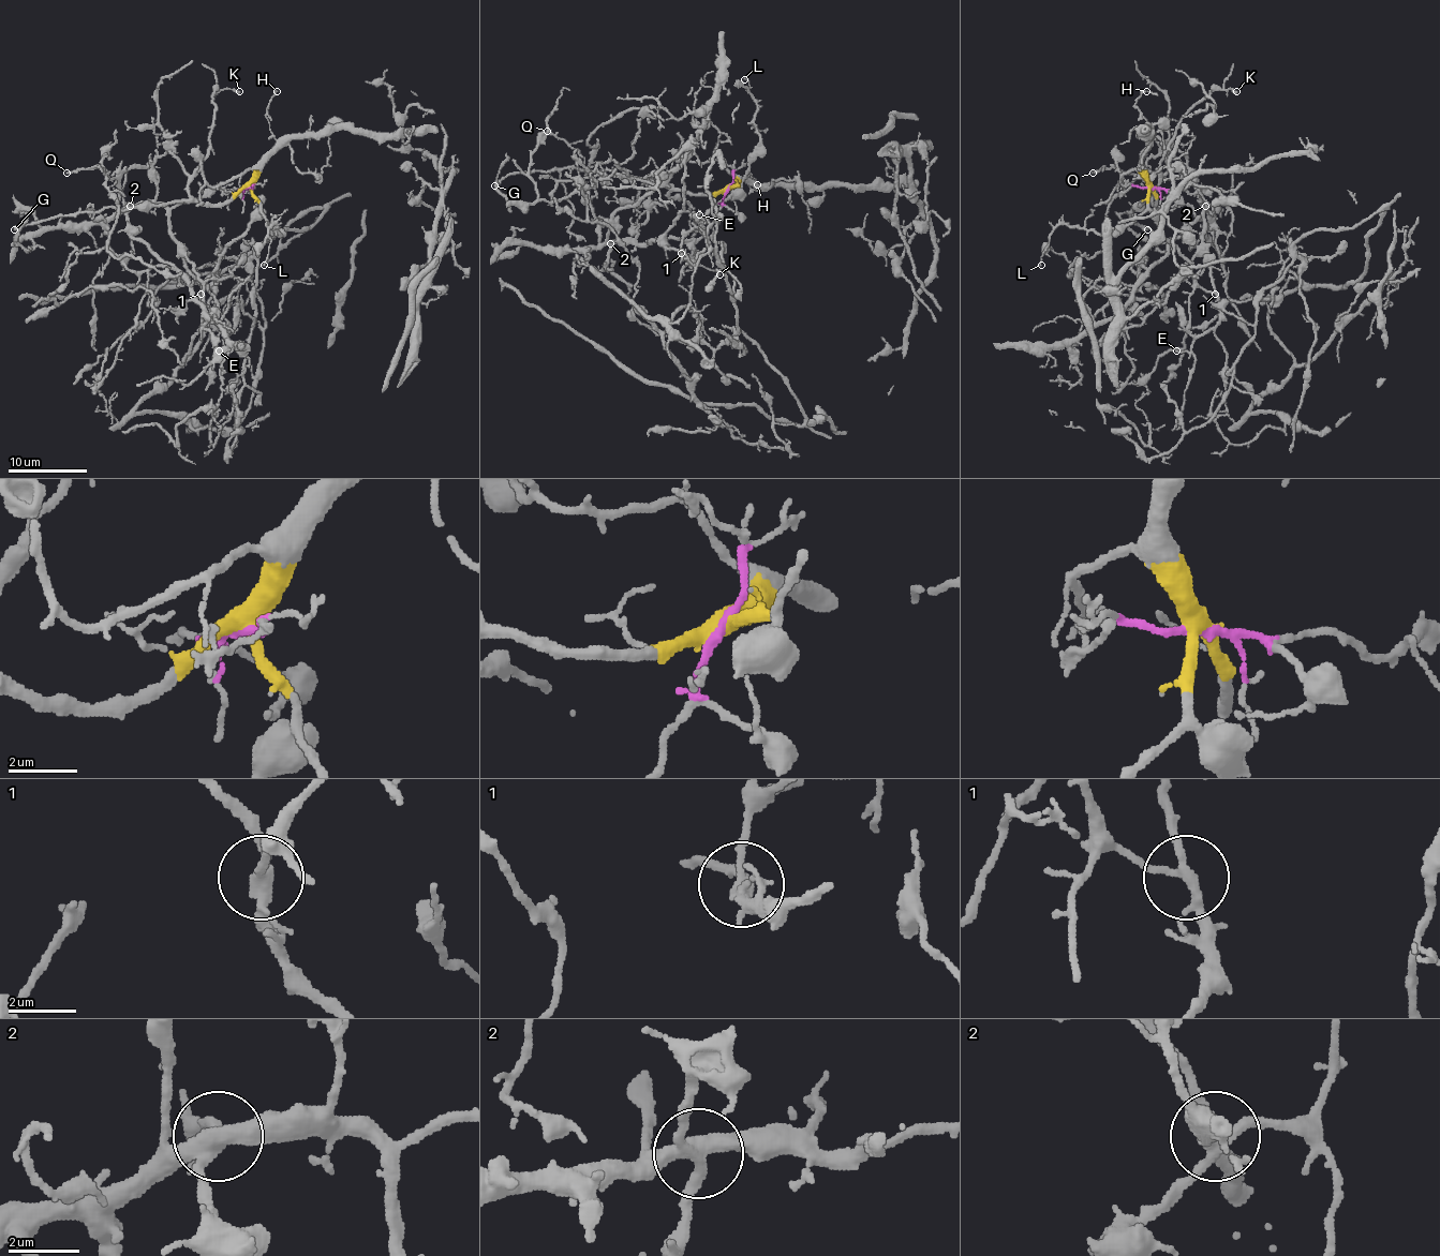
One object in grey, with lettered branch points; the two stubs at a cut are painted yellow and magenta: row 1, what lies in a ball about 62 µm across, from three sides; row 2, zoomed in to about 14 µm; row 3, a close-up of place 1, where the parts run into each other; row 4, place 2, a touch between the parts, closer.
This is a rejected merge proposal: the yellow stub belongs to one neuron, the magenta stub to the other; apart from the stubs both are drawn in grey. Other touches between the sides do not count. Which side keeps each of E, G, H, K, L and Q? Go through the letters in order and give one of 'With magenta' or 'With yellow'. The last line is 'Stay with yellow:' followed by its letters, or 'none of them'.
E: With magenta
G: With yellow
H: With yellow
K: With yellow
L: With yellow
Q: With magenta
Stay with yellow: G, H, K, L

